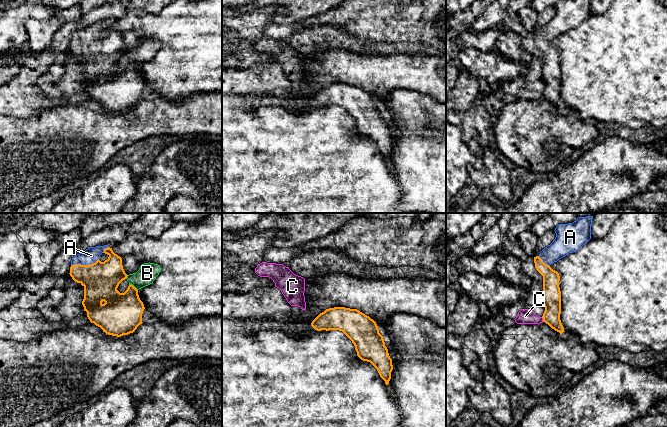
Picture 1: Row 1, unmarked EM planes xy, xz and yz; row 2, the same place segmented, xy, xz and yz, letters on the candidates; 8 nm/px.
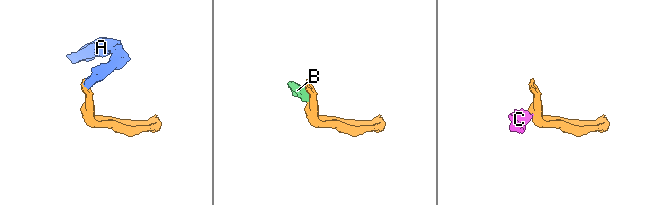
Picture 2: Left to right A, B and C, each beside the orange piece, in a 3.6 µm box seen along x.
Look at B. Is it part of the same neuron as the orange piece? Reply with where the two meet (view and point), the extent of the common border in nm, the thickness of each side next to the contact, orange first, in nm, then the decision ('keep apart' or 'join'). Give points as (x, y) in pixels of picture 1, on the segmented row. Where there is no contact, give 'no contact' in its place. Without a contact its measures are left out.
meets orange in xy at (133, 286); contact 90 nm long; 320 nm thick on the orange side, 160 nm on the other; keep apart

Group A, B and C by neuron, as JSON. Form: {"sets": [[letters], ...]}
{"sets": [["A"], ["B", "C"]]}

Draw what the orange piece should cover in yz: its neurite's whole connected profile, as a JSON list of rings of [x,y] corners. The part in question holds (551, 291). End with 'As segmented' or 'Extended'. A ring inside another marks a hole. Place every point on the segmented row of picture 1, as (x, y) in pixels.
[[[593,216],[578,217],[573,223],[559,224],[554,230],[556,237],[553,242],[534,257],[535,268],[543,276],[543,322],[560,334],[565,332],[560,320],[560,276],[550,265],[576,252],[591,239],[592,219]]]. Extended

